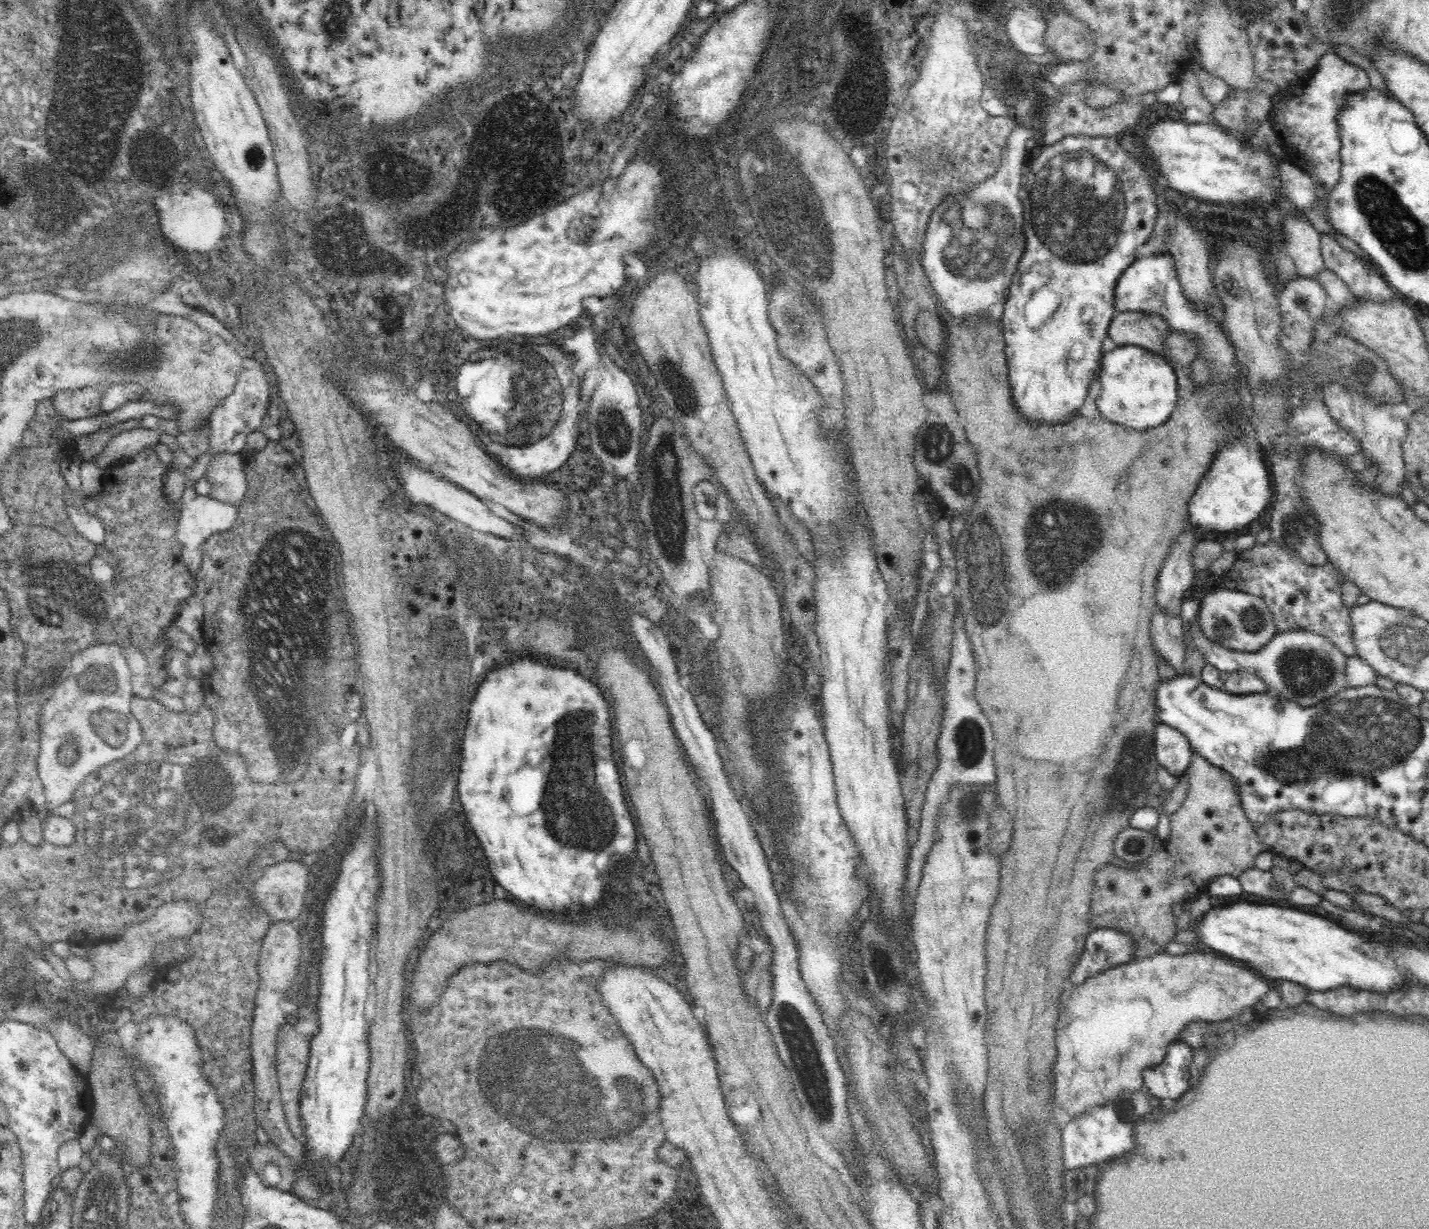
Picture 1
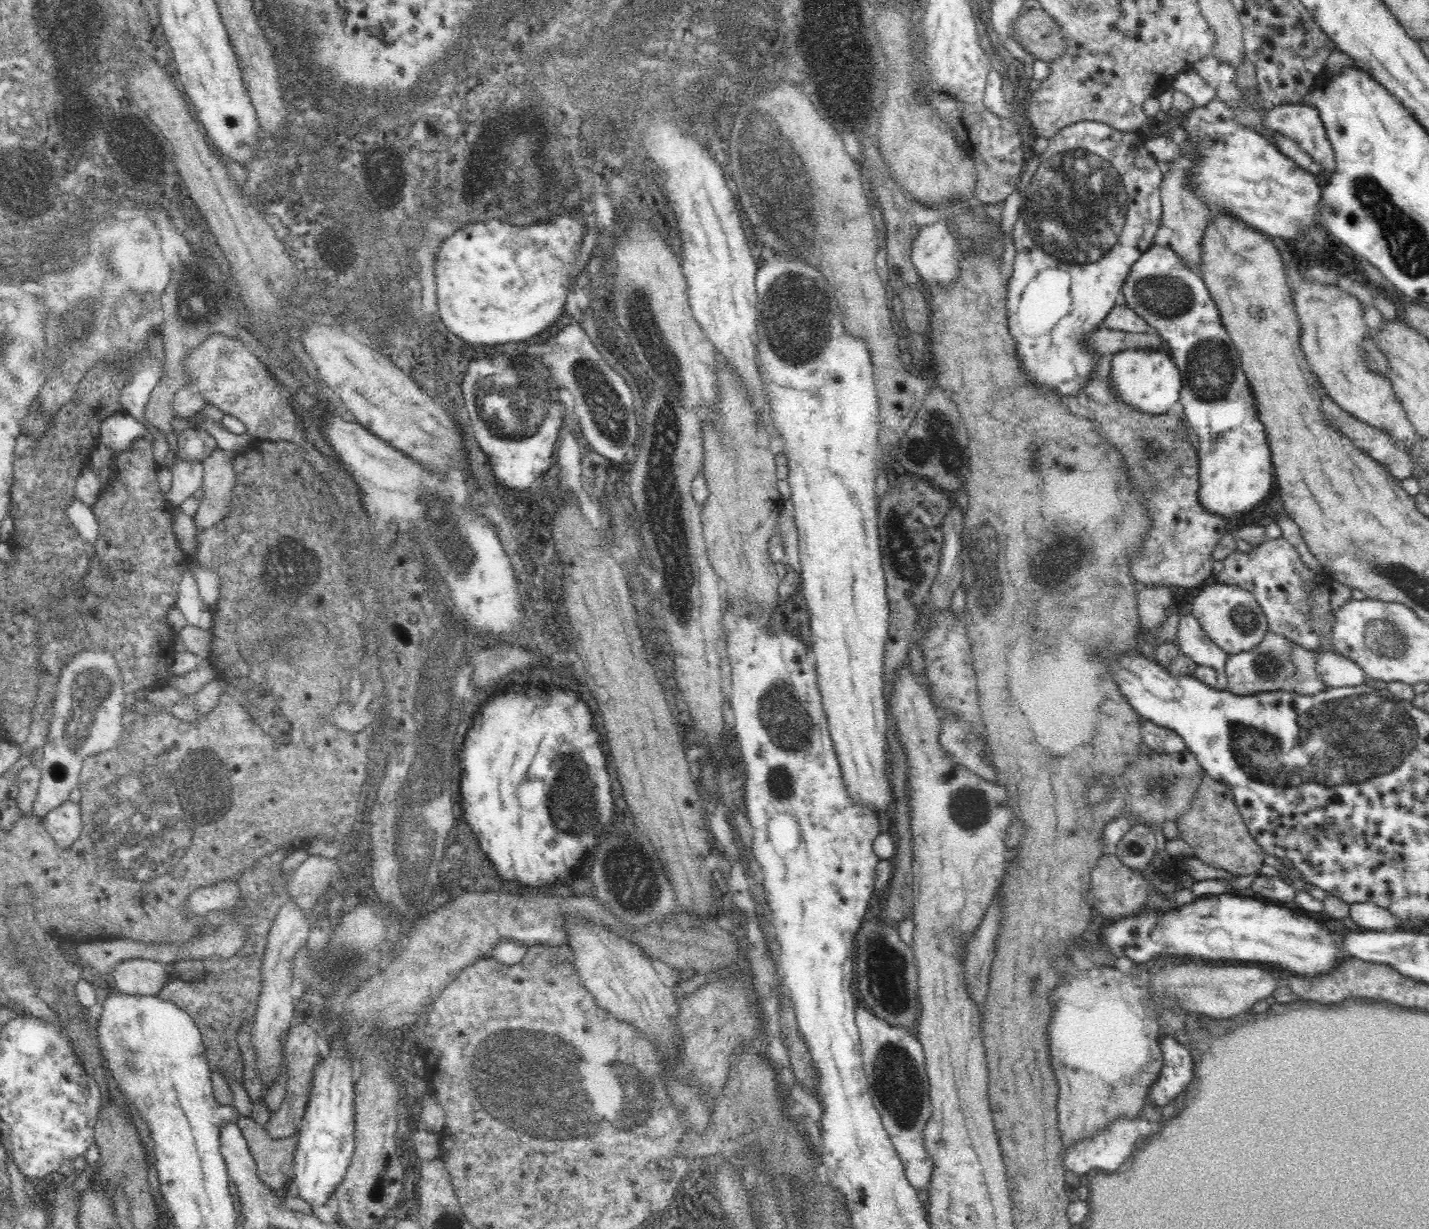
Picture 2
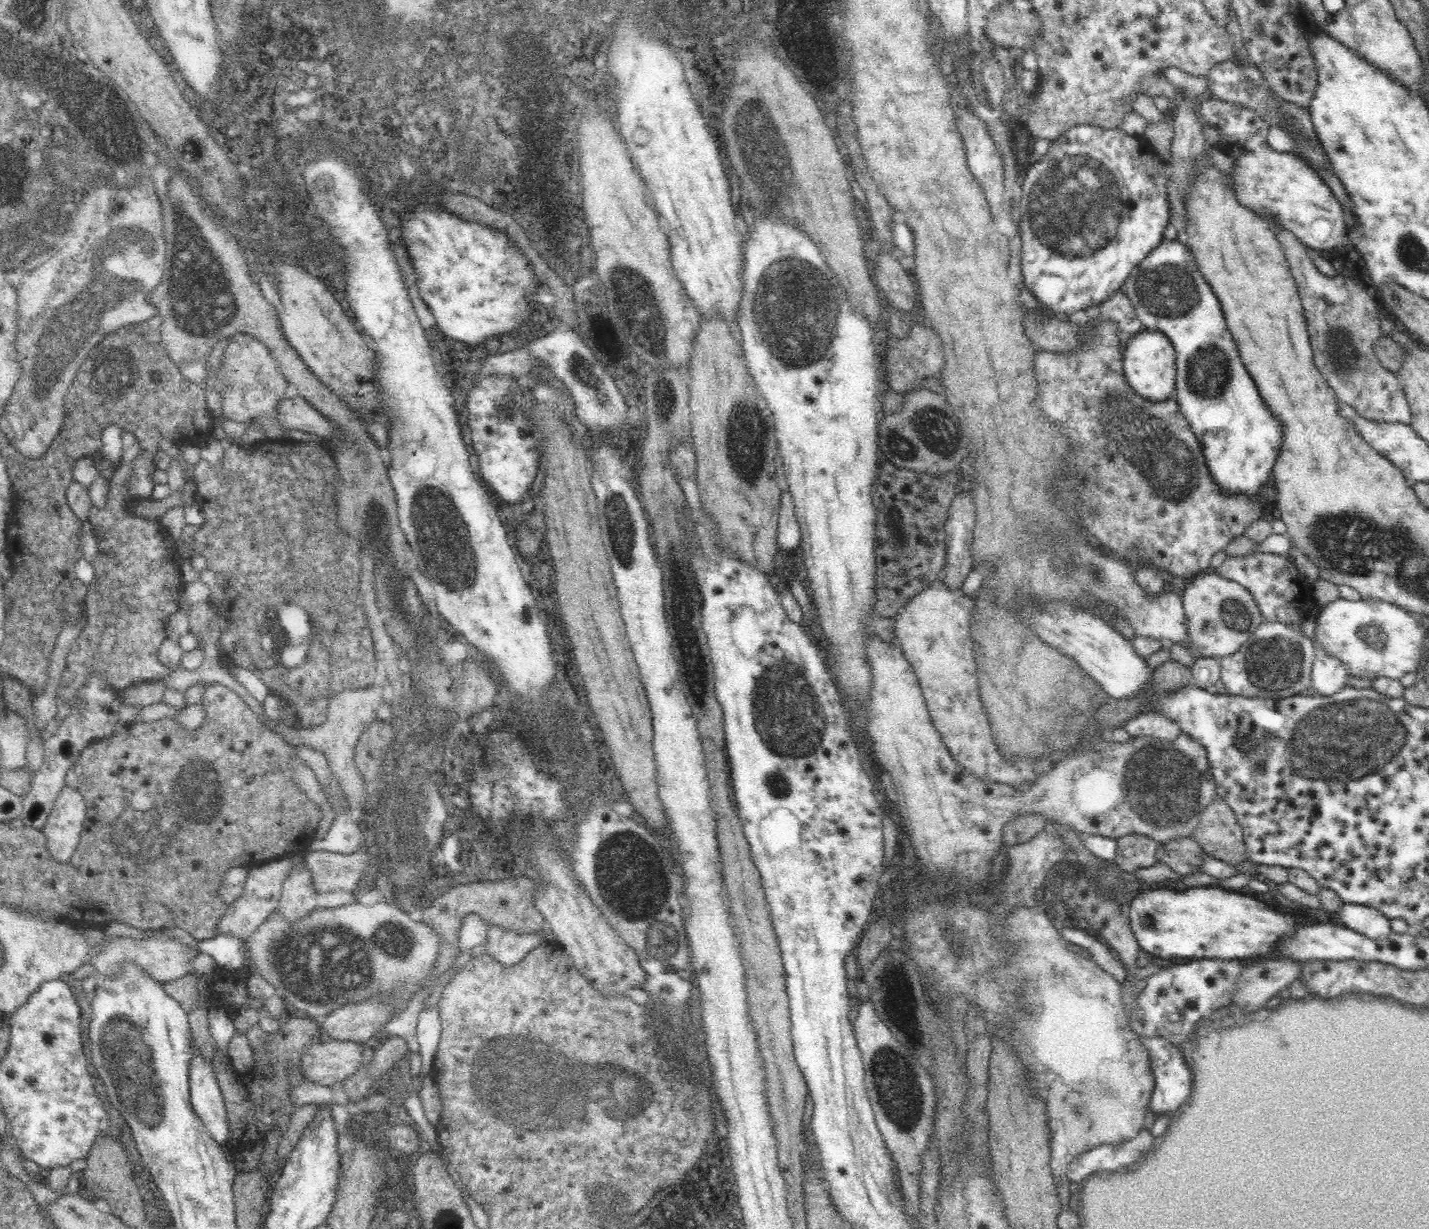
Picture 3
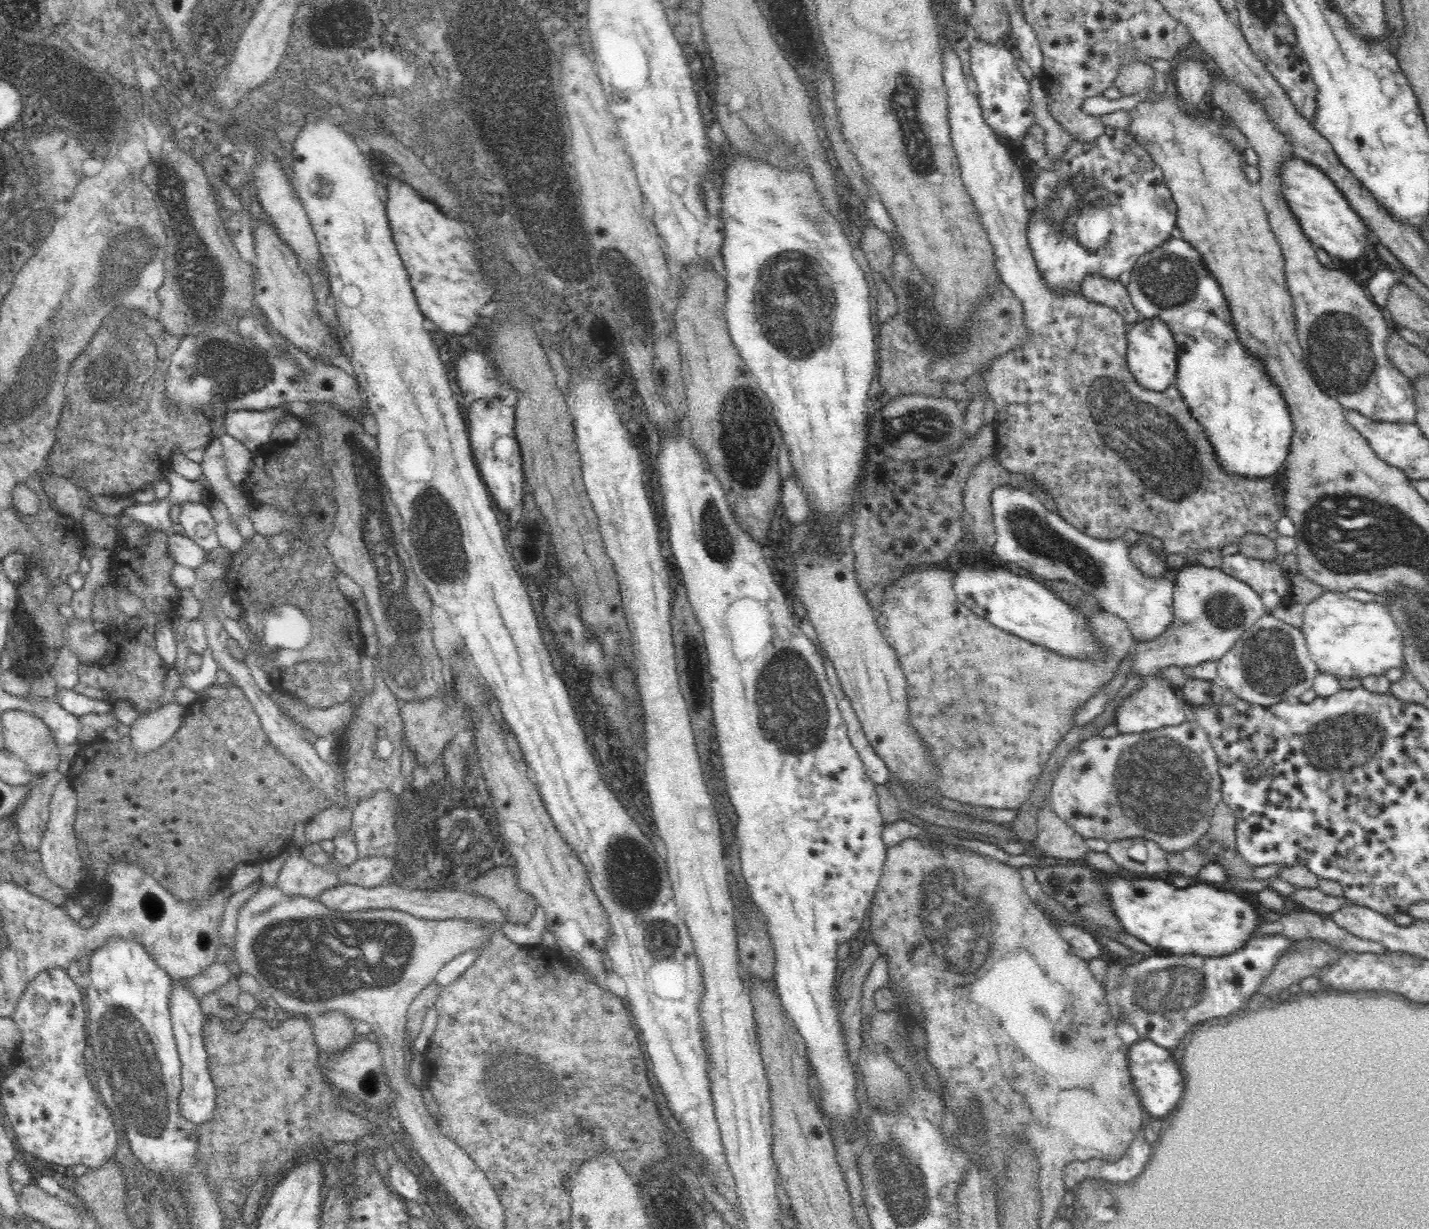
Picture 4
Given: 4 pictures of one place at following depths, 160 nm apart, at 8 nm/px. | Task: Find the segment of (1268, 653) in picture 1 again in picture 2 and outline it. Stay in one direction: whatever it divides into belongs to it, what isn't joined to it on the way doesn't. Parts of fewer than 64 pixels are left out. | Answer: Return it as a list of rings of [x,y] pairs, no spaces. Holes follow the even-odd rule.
[[[1177,603],[1178,607],[1178,640],[1182,653],[1189,656],[1196,664],[1212,667],[1218,671],[1225,670],[1229,655],[1214,645],[1206,637],[1200,623],[1190,612],[1189,606]],[[1292,642],[1292,663],[1296,667],[1296,680],[1294,692],[1308,695],[1316,694],[1326,688],[1319,674],[1316,672],[1316,653],[1314,650],[1306,650]]]

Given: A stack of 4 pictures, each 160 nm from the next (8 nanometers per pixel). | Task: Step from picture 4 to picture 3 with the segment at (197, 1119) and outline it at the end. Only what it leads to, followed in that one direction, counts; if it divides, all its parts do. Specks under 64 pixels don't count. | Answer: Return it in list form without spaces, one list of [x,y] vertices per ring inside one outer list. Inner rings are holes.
[[[197,1049],[190,1062],[190,1100],[208,1134],[227,1152],[234,1154],[238,1148],[227,1146],[230,1123],[219,1083],[213,1066]]]

